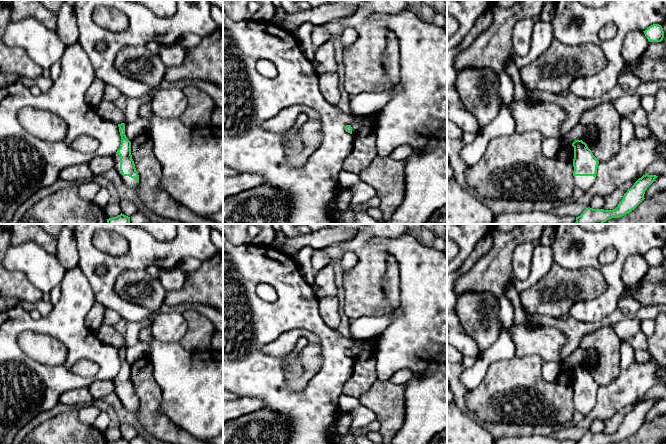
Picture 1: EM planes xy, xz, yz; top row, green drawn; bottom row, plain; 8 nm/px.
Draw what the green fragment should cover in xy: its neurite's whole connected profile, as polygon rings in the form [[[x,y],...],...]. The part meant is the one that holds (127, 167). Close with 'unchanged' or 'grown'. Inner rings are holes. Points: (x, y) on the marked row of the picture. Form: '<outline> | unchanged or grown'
[[[118,124],[119,132],[121,136],[120,148],[113,156],[115,161],[114,168],[121,176],[124,183],[131,190],[134,190],[139,182],[139,175],[136,171],[134,161],[131,155],[131,142],[125,135],[125,124]]] | grown

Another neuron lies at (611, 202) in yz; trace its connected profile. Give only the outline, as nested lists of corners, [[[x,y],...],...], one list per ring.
[[[644,173],[637,175],[633,180],[625,182],[621,186],[619,186],[611,195],[604,197],[605,204],[603,206],[604,210],[613,210],[615,209],[620,201],[622,200],[624,194],[630,189],[634,183],[641,178]]]

